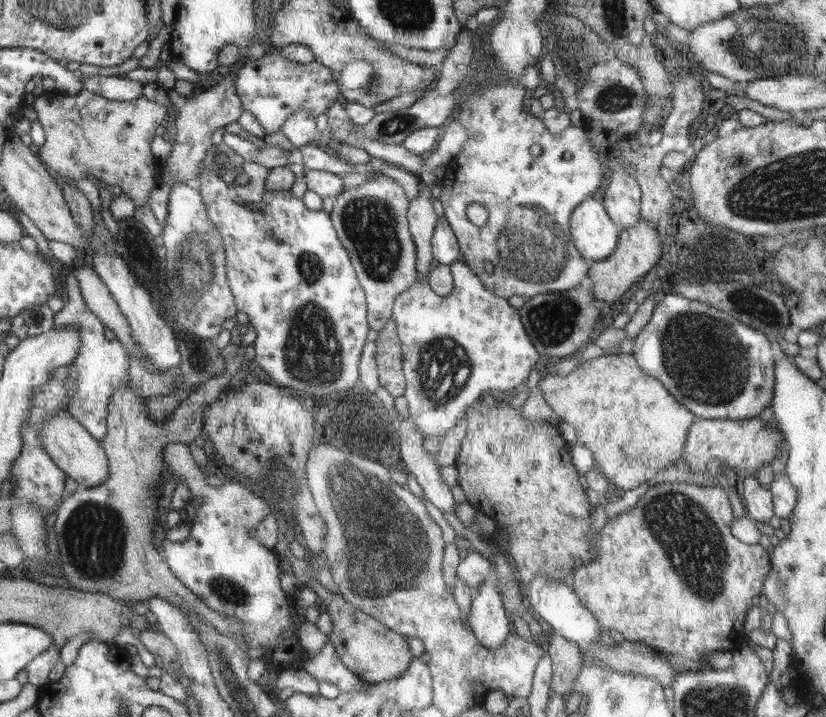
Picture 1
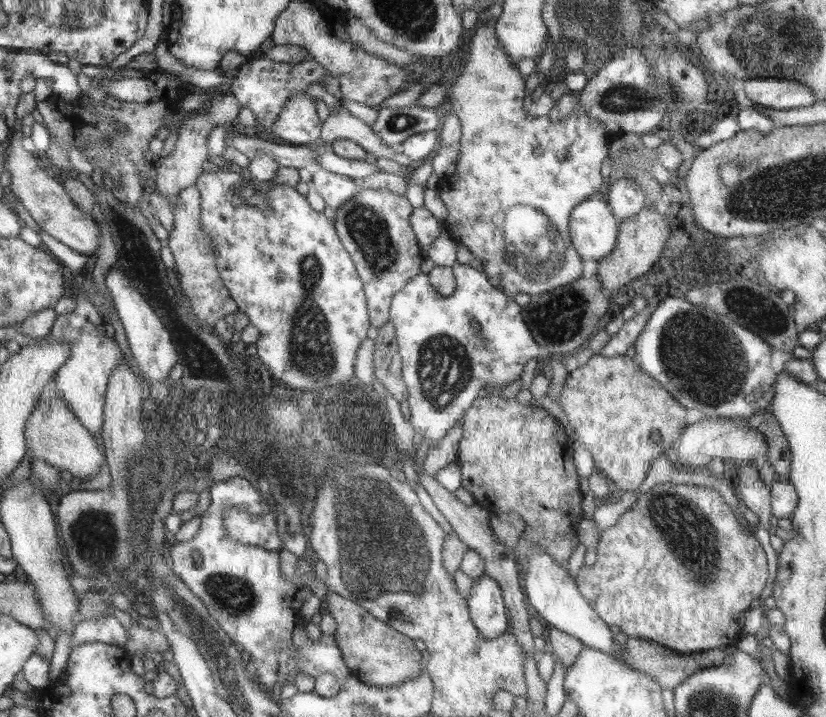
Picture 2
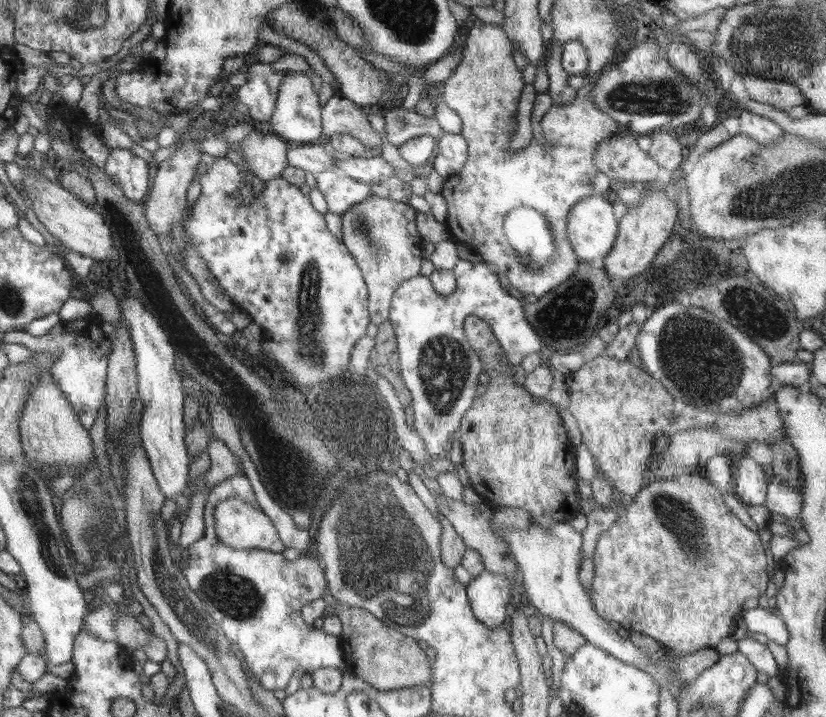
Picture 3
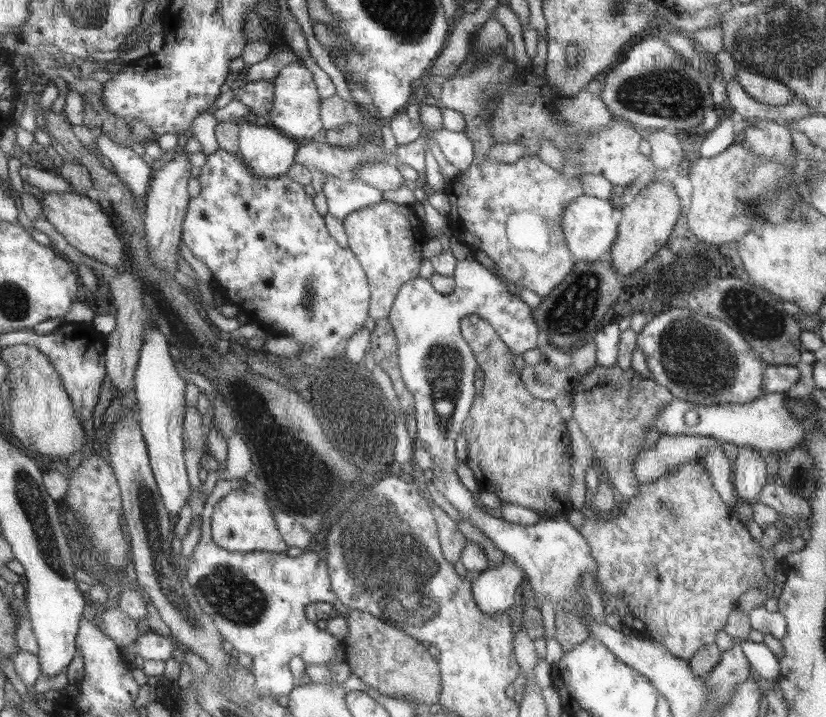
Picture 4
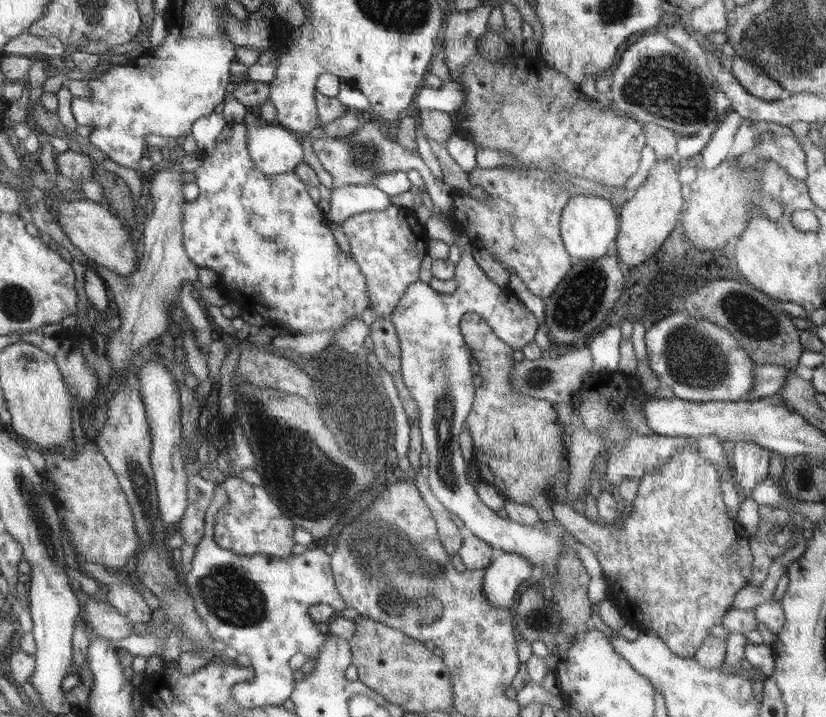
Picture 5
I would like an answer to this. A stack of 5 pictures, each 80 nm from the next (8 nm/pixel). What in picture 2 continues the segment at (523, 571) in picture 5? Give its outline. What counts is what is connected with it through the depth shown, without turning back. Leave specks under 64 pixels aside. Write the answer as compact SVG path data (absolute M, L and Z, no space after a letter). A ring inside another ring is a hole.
M485 574L474 581L467 602L472 621L484 638L494 640L506 633L509 624L508 608L497 579Z

